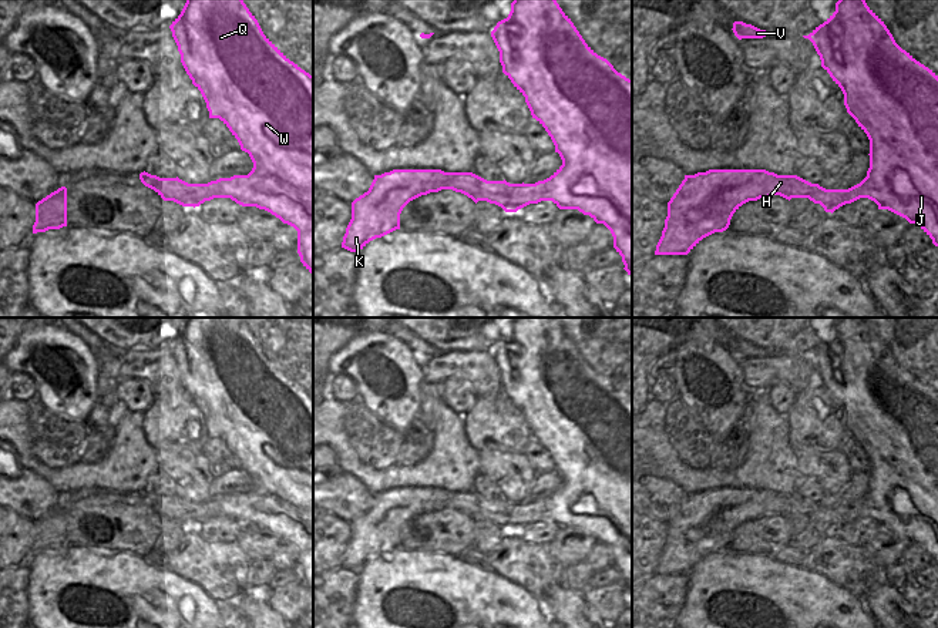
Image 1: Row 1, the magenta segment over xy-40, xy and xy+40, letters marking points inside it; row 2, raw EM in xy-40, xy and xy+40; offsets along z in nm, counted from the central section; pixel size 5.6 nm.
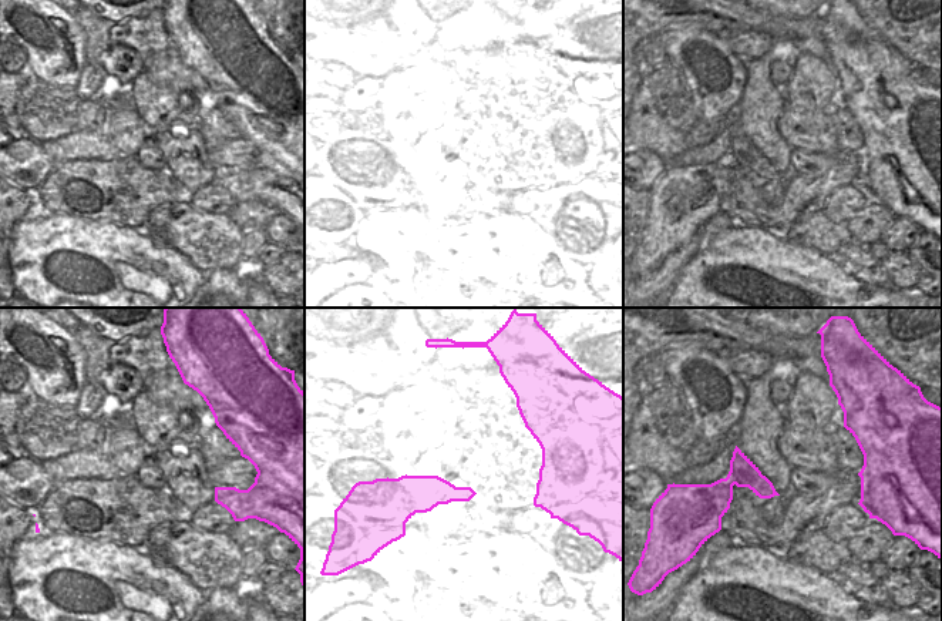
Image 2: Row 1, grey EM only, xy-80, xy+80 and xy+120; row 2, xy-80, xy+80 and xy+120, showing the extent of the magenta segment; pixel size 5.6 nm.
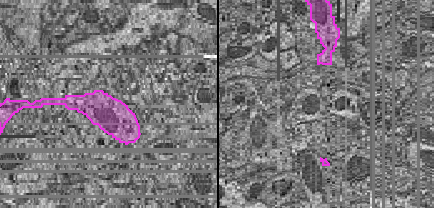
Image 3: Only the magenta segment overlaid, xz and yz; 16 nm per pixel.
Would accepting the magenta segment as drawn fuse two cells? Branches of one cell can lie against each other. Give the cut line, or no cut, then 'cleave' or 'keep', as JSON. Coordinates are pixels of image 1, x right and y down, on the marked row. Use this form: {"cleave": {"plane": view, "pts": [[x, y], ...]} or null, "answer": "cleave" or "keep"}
{"cleave": null, "answer": "keep"}

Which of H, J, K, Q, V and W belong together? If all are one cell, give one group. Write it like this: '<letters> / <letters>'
H J K Q V W

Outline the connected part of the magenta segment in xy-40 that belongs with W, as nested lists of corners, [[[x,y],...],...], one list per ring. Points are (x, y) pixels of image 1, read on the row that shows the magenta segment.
[[[186,0],[181,14],[169,26],[181,54],[181,63],[201,91],[209,118],[219,118],[248,152],[253,168],[248,175],[219,178],[208,184],[188,184],[176,178],[159,178],[141,172],[141,182],[164,201],[182,206],[199,206],[214,198],[231,198],[242,206],[256,206],[297,231],[300,262],[313,276],[313,75],[290,61],[262,31],[243,0]]]

